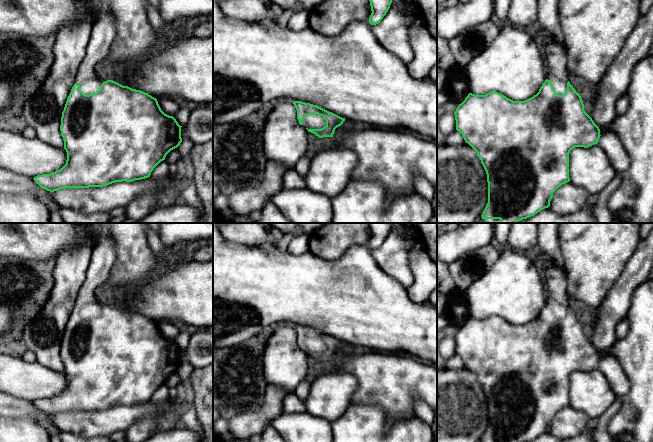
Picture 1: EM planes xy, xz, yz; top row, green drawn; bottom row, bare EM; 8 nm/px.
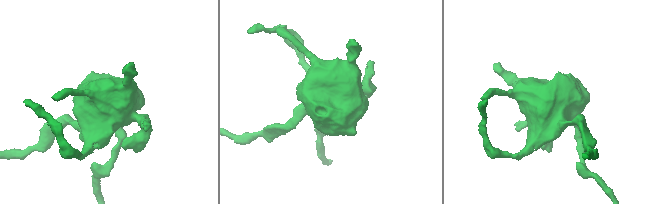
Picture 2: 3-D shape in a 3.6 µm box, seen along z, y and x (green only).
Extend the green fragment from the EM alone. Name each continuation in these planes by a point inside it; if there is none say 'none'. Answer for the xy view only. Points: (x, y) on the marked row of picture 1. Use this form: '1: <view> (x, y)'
1: xy (103, 32)

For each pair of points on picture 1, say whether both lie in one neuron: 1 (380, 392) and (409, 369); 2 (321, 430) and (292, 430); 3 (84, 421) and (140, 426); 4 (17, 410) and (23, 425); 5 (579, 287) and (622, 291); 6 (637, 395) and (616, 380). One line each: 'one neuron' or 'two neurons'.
1: one neuron
2: one neuron
3: two neurons
4: two neurons
5: two neurons
6: two neurons

